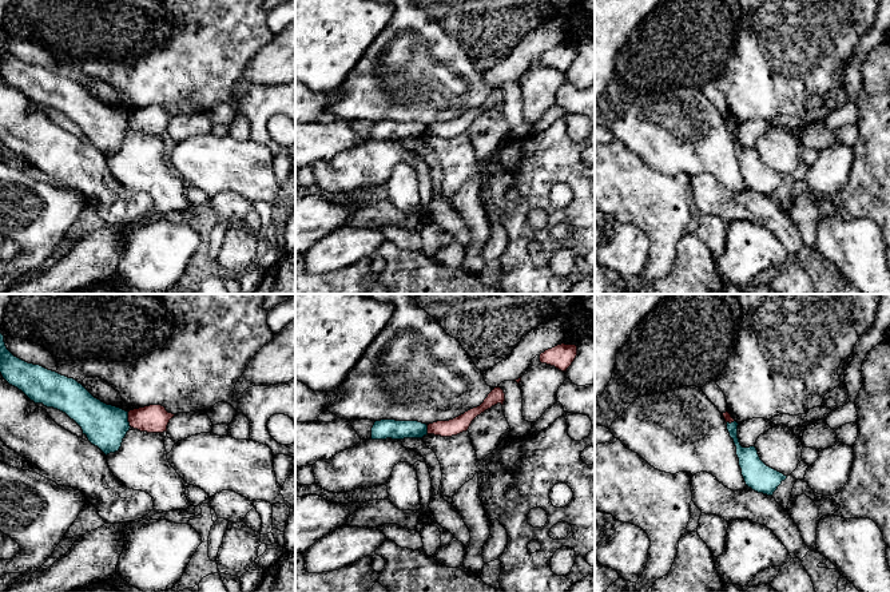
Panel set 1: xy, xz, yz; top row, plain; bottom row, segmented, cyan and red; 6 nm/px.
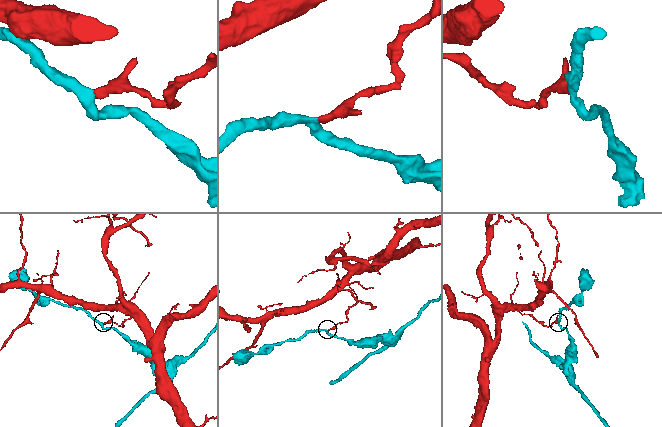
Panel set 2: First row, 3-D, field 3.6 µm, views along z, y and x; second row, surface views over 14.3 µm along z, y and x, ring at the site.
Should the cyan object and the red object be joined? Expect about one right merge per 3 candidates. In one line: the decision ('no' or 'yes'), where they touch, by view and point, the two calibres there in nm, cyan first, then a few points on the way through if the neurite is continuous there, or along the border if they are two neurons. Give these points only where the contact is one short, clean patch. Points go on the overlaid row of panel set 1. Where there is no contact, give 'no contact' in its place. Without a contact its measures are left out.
no; contact xy (127, 420); calibres 260 and 170 nm; border xy (127, 412), (127, 420), (131, 426)

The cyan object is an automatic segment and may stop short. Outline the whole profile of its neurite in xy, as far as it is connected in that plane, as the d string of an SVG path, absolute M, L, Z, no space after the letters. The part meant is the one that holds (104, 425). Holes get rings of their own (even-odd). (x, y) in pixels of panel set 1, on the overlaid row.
M1 333L0 373L35 404L65 413L106 456L120 449L131 428L128 412L95 398L73 378L15 357L7 349Z

